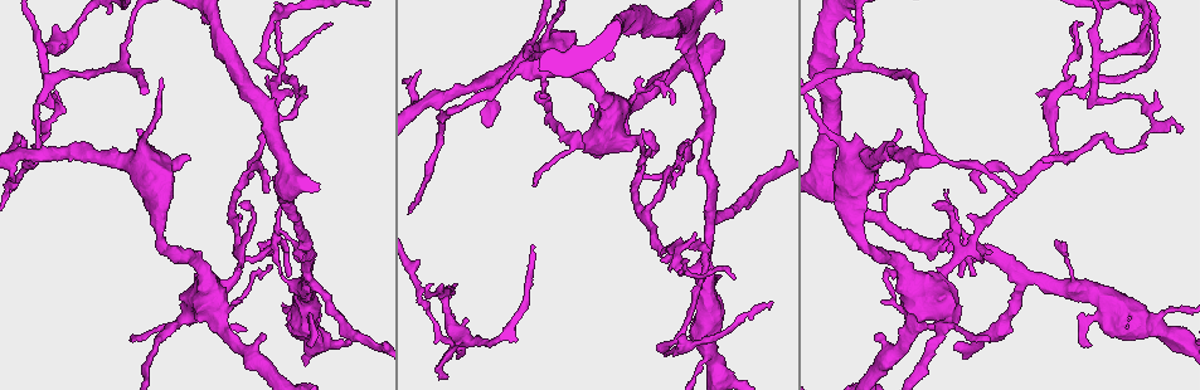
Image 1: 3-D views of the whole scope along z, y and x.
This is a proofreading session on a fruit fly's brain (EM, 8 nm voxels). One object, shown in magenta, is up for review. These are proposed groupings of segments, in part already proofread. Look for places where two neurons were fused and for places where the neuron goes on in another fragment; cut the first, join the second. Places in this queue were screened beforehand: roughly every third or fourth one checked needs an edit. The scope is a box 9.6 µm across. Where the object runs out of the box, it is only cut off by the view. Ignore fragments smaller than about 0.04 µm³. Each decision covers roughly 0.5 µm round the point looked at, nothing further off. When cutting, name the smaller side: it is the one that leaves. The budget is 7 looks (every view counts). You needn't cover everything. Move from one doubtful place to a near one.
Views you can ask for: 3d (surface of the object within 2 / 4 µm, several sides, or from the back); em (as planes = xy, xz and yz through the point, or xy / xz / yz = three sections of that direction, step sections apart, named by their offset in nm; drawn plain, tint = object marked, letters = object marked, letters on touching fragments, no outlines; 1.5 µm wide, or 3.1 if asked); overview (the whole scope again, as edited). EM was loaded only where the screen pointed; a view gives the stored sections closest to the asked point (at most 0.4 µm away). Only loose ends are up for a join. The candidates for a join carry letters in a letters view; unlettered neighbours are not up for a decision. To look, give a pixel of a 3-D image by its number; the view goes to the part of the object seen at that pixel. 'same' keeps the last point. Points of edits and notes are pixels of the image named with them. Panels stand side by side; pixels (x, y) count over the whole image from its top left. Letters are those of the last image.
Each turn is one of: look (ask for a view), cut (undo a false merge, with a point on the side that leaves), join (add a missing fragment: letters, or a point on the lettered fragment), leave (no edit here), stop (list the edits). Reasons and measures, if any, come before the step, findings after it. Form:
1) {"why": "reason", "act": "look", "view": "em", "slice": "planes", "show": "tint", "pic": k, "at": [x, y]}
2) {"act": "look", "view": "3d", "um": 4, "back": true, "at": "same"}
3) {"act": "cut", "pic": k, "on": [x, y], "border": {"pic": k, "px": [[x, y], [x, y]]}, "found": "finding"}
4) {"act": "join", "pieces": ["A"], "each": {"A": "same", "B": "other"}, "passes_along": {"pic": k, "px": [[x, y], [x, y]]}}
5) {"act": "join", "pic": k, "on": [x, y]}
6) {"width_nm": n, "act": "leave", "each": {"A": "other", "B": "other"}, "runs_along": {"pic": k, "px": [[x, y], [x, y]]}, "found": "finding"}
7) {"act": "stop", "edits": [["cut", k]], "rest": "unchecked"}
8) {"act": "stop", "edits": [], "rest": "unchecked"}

{"why": "abrupt turn", "act": "look", "view": "em", "slice": "yz", "step": 4, "show": "letters", "pic": 1, "at": [18, 136]}

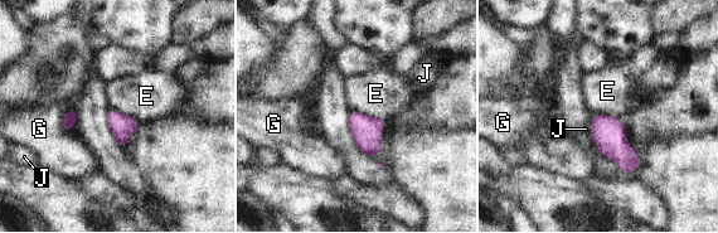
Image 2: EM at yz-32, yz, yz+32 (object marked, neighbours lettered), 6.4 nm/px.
{"longest_contact_nm": ["E", 240], "act": "leave", "each": {"E": "other", "G": "other", "J": "other"}, "border": {"pic": 2, "px": [[349, 111], [359, 111], [386, 120]]}, "found": "all the same neuron"}

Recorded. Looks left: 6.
{"why": "branch stops here", "act": "look", "view": "em", "slice": "yz", "step": 8, "show": "letters", "pic": 1, "at": [131, 339]}

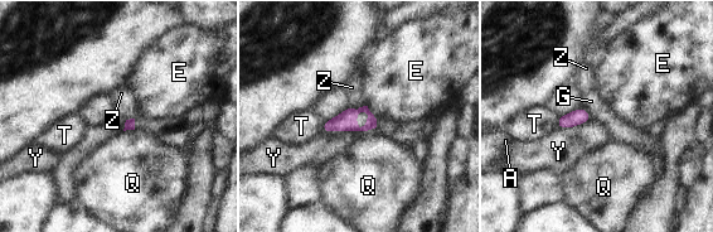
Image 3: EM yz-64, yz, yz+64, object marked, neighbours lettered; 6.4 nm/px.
{"longest_contact_nm": ["Y", 240], "act": "leave", "each": {"A": "other", "E": "other", "G": "other", "Q": "other", "T": "other", "Y": "other", "Z": "other"}, "found": "none of them fits"}

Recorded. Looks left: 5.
{"why": "side arm on a straight run", "act": "look", "view": "em", "slice": "yz", "step": 8, "show": "tint", "pic": 1, "at": [1015, 269]}

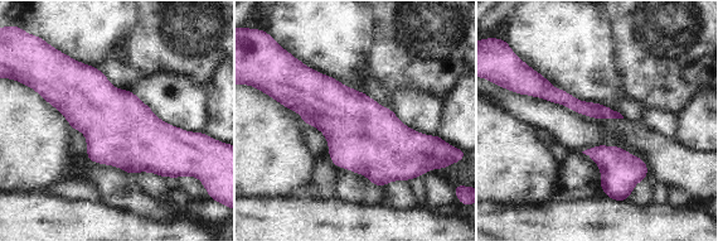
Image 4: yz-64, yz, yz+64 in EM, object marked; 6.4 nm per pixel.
{"why": "cut it another way", "act": "look", "view": "em", "slice": "planes", "show": "tint", "at": "same"}

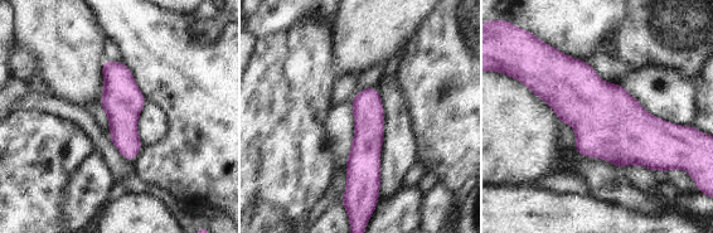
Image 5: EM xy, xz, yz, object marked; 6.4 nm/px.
{"act": "look", "view": "em", "slice": "planes", "show": "letters", "at": "same"}

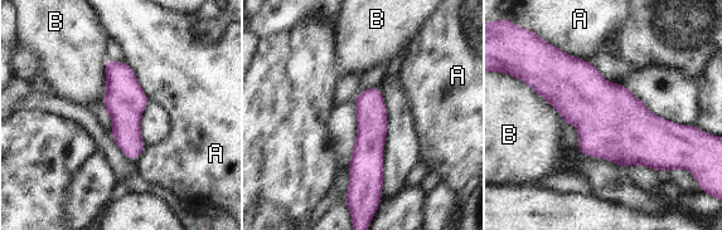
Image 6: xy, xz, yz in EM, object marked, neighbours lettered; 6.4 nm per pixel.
{"act": "leave", "each": {"A": "other", "B": "other"}, "runs_along": {"pic": 6, "px": [[376, 91], [366, 172], [353, 186]]}, "found": "all the same neuron"}

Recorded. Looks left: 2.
{"act": "stop", "edits": [], "rest": "unchecked"}

